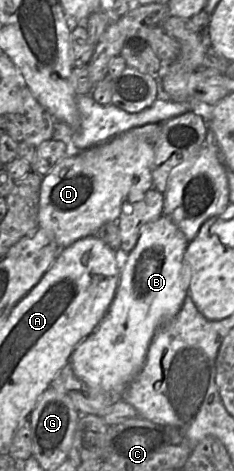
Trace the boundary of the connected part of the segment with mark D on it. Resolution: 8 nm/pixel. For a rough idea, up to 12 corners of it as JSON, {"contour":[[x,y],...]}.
{"contour":[[126,132],[42,177],[38,227],[62,248],[153,189],[154,145]]}

